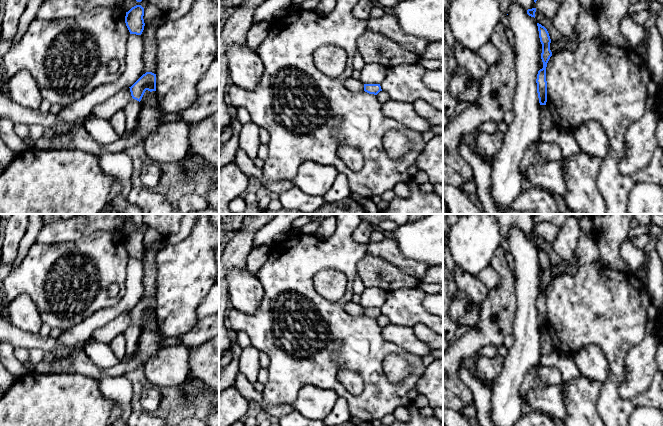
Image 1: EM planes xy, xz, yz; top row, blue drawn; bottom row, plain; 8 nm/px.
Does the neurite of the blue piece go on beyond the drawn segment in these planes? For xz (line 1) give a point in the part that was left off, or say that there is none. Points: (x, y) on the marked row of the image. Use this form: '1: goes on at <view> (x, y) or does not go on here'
1: does not go on here

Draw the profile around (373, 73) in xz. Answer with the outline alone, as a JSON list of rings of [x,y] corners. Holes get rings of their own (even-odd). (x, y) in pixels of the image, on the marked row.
[[[378,63],[365,64],[360,70],[359,80],[363,84],[380,84],[386,77],[387,70],[387,67]]]

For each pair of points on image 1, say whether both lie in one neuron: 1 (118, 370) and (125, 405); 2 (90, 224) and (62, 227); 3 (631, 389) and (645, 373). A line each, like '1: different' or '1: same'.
1: different
2: same
3: same

